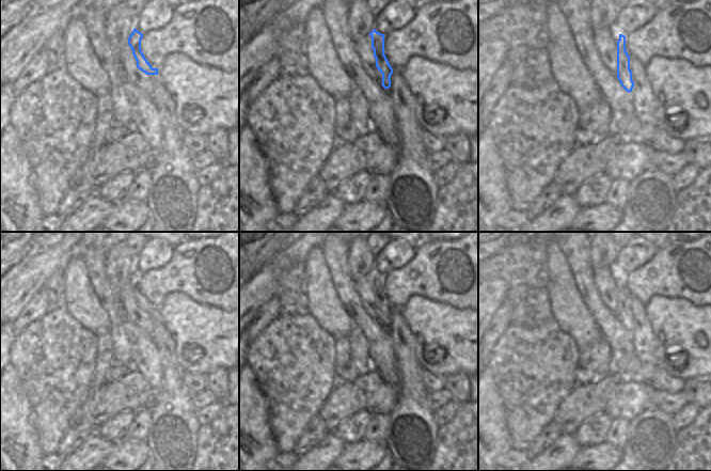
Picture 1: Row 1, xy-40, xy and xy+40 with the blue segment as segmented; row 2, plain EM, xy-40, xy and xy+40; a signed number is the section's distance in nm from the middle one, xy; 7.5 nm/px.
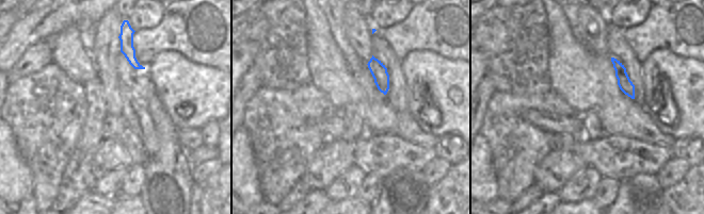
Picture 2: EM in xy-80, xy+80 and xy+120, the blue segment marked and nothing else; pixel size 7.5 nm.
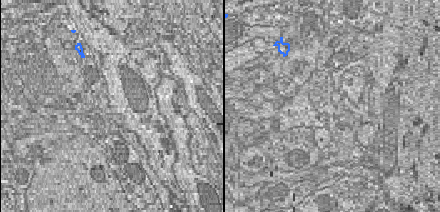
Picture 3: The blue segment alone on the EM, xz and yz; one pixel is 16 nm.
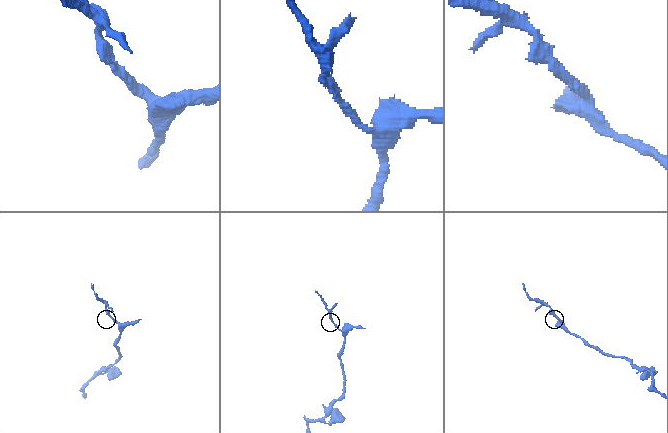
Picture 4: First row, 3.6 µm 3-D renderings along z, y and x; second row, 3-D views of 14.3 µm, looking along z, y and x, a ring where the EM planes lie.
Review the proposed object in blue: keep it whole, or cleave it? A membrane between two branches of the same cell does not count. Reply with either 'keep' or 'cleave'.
keep

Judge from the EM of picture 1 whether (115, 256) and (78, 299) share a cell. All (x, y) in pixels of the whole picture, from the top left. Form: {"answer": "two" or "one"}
{"answer": "two"}

